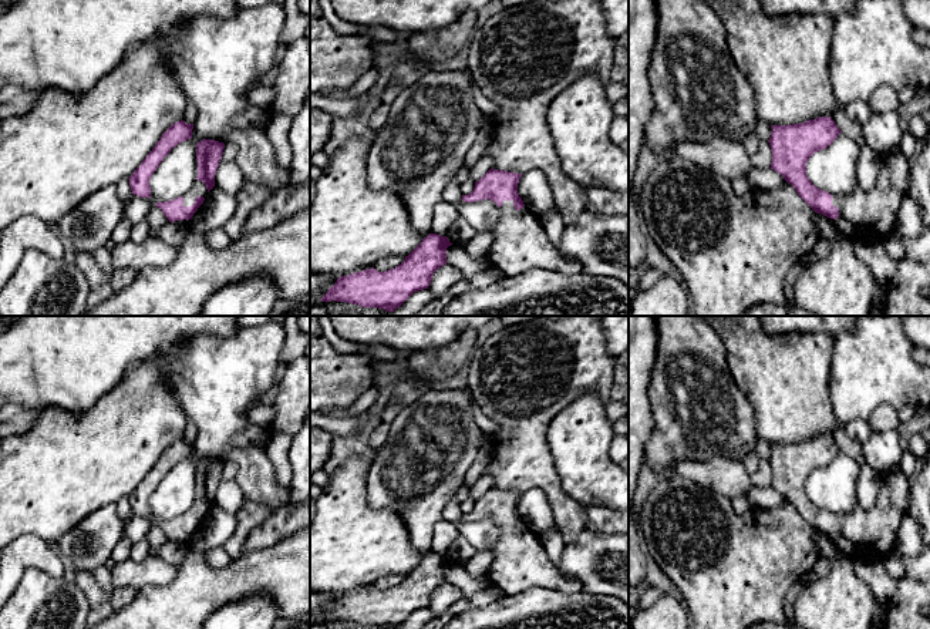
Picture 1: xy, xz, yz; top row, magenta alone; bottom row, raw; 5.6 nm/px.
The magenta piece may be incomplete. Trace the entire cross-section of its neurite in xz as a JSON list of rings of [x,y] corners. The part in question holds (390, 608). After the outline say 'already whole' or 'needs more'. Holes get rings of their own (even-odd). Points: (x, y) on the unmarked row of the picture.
[[[429,552],[394,588],[378,591],[374,586],[340,595],[321,616],[321,620],[346,620],[363,626],[395,629],[414,610],[428,608],[437,588],[447,583],[447,555]]]; already whole

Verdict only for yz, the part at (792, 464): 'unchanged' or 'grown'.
grown

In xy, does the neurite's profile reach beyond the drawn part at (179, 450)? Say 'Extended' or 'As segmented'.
As segmented

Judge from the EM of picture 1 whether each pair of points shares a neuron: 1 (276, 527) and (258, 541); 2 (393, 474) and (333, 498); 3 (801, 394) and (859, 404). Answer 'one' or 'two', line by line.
1: one
2: two
3: two

